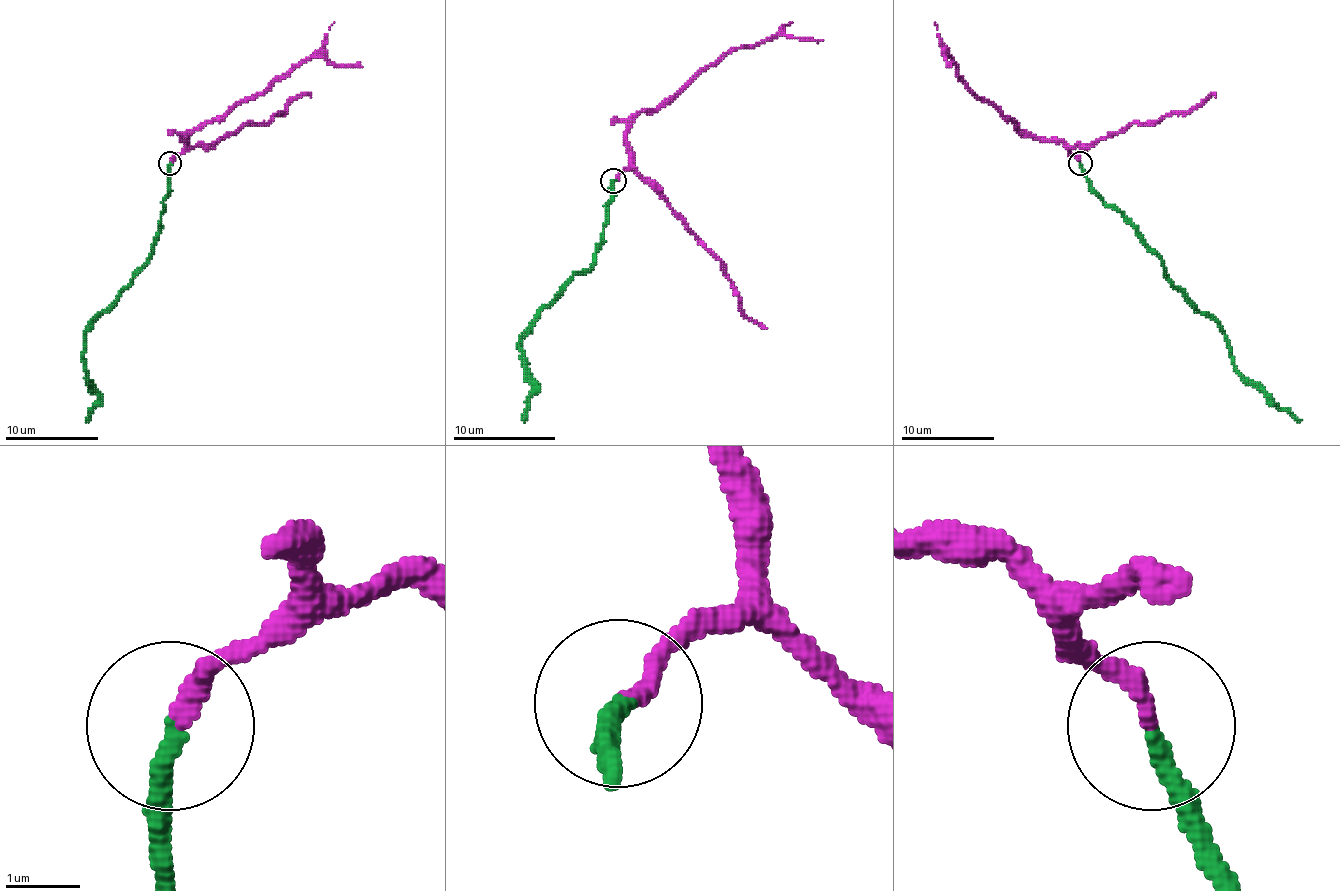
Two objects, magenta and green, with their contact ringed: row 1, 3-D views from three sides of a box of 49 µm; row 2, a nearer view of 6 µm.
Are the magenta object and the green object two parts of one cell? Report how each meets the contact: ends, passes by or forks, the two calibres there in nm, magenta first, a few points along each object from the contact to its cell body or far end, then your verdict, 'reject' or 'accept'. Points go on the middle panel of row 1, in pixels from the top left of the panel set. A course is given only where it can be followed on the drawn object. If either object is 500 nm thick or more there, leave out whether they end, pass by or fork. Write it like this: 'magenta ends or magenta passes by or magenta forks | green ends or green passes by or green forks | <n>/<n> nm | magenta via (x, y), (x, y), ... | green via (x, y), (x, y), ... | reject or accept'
magenta ends | green ends | 260/240 nm | magenta via (613, 180), (629, 160), (629, 124), (641, 111), (672, 101), (728, 53), (756, 45), (774, 35), (822, 40) | green via (613, 180), (596, 262), (585, 272), (578, 272), (527, 330), (519, 346), (524, 376), (534, 386), (524, 422) | accept

